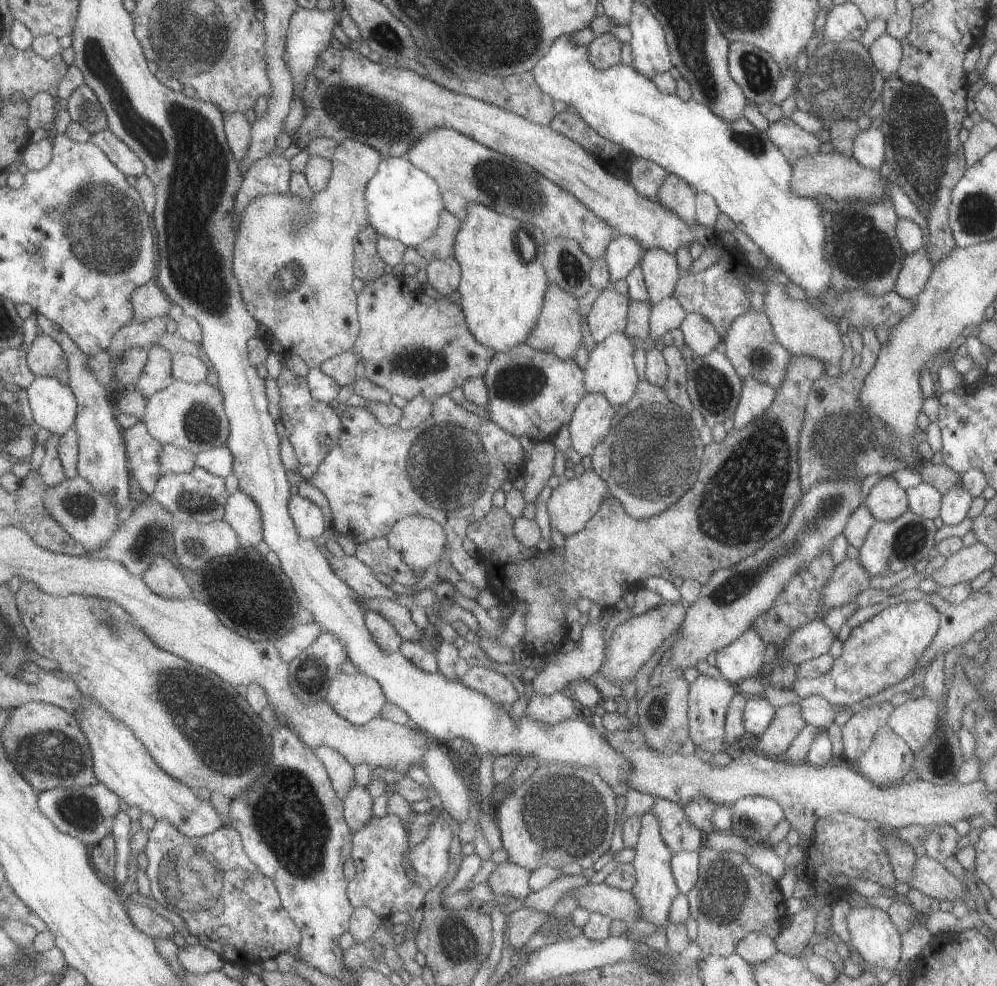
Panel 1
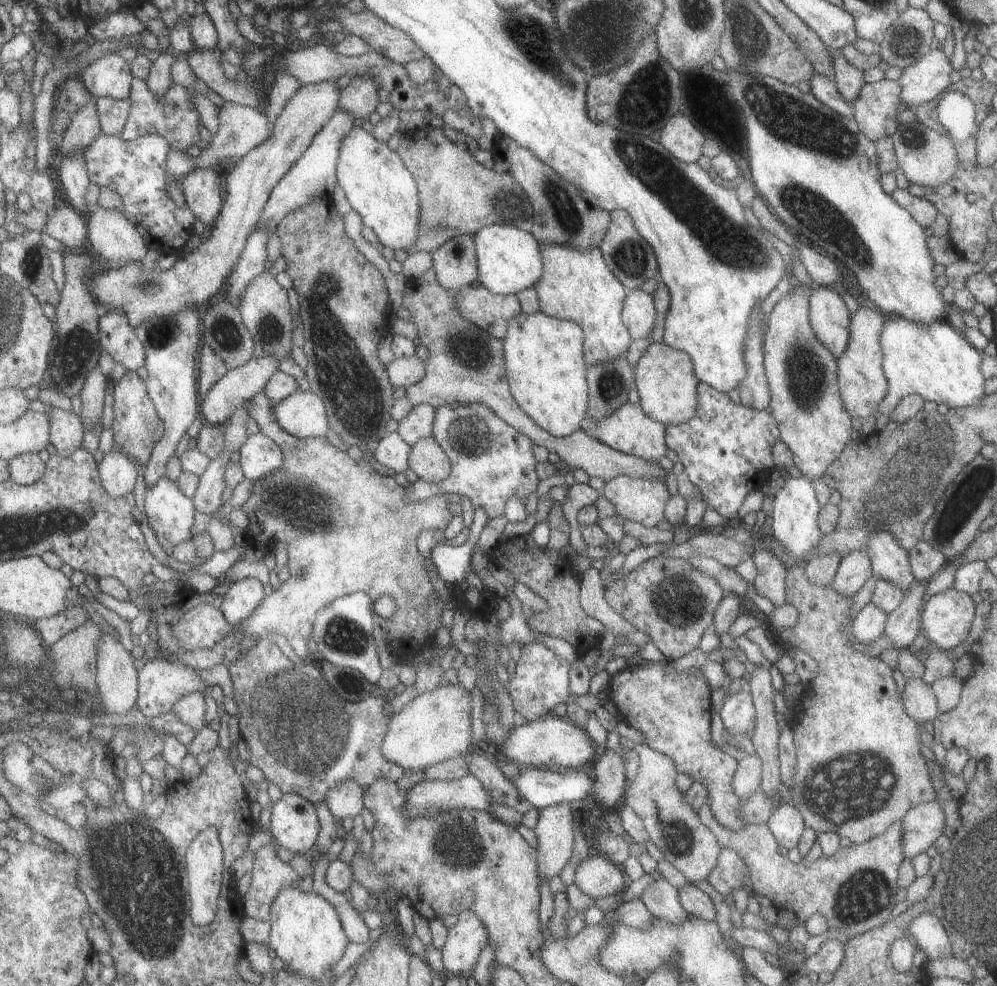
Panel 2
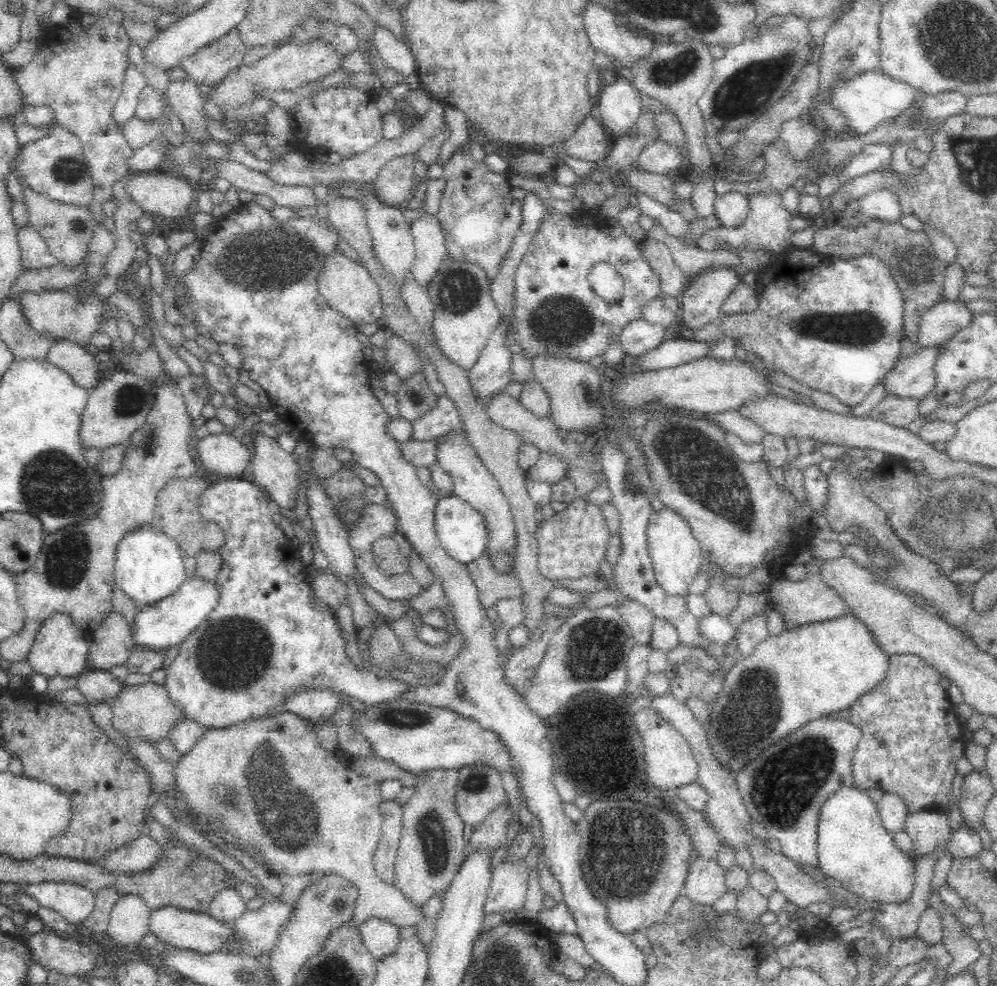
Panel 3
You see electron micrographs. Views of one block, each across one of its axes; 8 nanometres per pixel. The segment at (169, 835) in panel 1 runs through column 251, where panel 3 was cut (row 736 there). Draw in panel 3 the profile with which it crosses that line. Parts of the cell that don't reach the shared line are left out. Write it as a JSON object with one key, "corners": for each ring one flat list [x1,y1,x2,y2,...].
{"corners":[[890,654,885,678,872,690,860,695,845,711,850,724,860,729,860,740,850,758,850,775,854,786,870,791,880,788,886,793,900,795,904,799,908,814,920,811,942,811,949,809,951,786,956,776,956,764,965,753,966,740,957,725,954,704,949,700,946,686,942,686,941,675,923,658,911,654]]}

